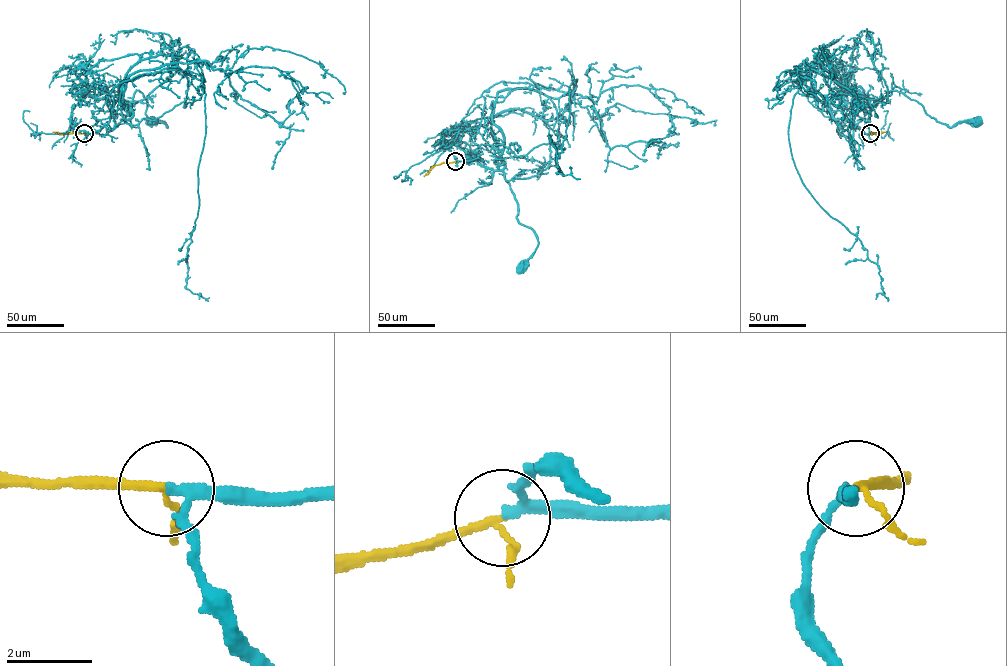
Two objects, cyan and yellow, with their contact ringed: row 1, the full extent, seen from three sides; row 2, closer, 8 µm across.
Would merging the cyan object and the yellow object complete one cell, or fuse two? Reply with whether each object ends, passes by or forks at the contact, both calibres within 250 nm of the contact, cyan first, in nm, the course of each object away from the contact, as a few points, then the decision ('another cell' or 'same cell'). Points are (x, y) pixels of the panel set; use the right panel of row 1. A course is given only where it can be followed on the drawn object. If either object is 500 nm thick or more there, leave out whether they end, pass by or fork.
cyan passes by | yellow passes by | 190/150 nm | cyan via (870, 133), (870, 106), (891, 90), (915, 100), (931, 117), (950, 127), (975, 122) | yellow via (870, 133), (885, 132) | same cell

